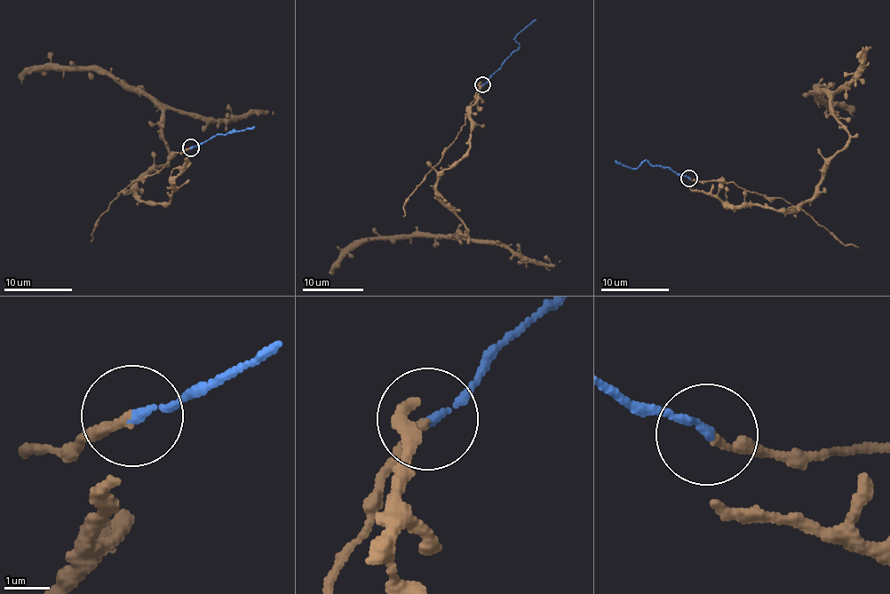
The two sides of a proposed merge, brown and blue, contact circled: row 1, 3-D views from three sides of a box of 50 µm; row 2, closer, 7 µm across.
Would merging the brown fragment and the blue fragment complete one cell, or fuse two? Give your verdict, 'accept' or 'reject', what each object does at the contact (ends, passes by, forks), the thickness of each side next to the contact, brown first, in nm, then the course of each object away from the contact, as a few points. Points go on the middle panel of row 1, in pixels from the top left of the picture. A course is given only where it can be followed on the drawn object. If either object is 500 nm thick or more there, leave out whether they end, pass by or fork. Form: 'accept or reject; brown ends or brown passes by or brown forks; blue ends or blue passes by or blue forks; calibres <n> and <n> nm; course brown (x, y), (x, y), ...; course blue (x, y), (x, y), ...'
accept; brown passes by; blue ends; calibres 110 and 170 nm; course brown (481, 85), (457, 138), (430, 170), (436, 176), (437, 194), (468, 236), (461, 233), (361, 240), (332, 270); course blue (481, 85), (517, 50), (517, 35), (536, 19)

